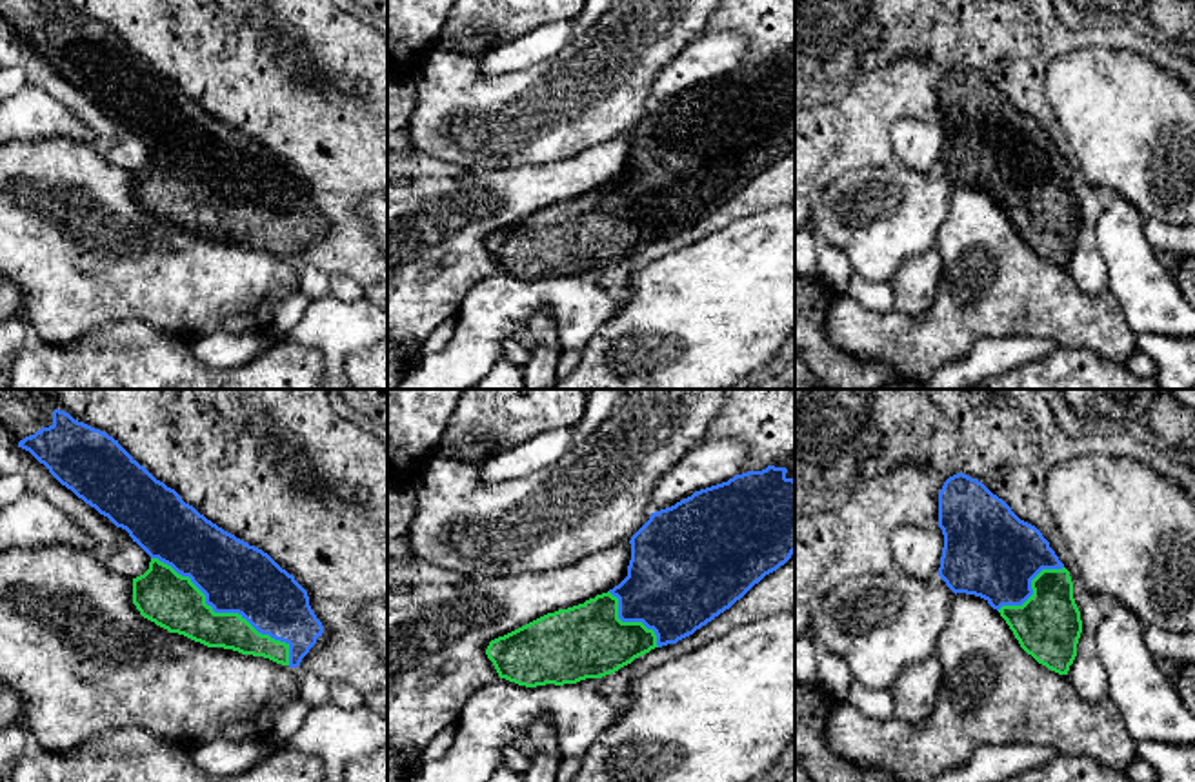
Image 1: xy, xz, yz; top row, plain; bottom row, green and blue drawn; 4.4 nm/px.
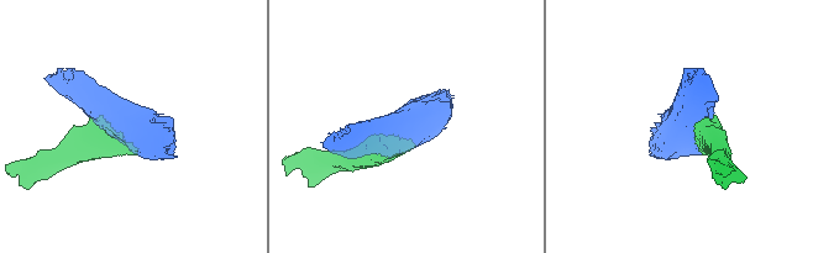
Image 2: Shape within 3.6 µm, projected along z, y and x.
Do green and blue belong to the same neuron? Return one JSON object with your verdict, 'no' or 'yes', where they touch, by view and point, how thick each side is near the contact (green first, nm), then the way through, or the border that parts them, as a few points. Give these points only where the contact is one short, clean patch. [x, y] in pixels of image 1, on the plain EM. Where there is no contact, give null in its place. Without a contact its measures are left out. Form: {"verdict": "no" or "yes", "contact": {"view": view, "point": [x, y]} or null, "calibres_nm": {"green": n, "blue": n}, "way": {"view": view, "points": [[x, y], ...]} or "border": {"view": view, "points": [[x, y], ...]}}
{"verdict": "yes", "contact": {"view": "xy", "point": [226, 206]}, "calibres_nm": {"green": 240, "blue": 320}}

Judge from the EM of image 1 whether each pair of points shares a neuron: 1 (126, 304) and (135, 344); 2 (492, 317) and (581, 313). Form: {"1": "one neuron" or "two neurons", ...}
{"1": "two neurons", "2": "one neuron"}

